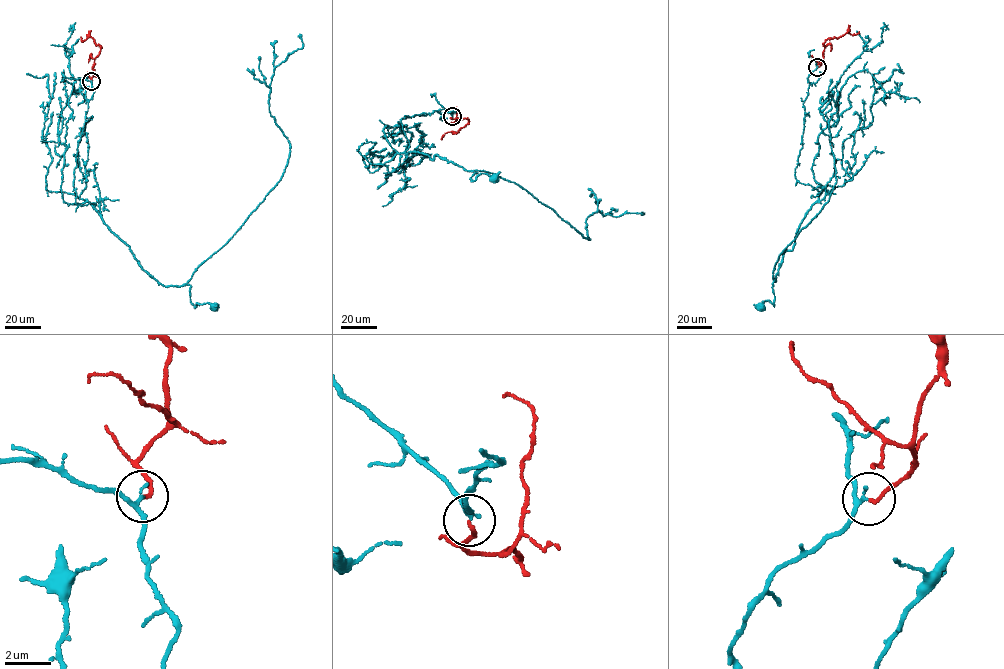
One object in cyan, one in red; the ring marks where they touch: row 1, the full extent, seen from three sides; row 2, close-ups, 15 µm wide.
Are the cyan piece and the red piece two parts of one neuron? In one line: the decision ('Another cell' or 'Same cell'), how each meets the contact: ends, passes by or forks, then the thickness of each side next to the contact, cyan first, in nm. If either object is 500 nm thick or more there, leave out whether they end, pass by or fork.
Same cell. At the ring cyan passes by. At the ring red ends. Thickness 170 nm (cyan) against 140 nm

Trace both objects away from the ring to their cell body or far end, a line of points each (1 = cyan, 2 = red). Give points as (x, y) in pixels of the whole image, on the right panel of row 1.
1: (817, 67), (807, 77), (795, 177), (820, 194), (784, 253), (774, 305), (761, 307)
2: (818, 67), (827, 39), (838, 38), (848, 31), (852, 35), (859, 31)

